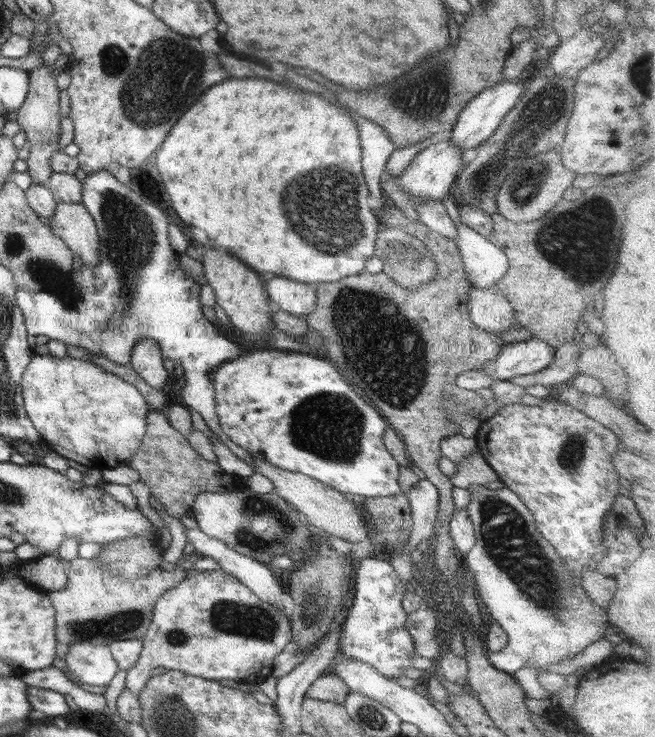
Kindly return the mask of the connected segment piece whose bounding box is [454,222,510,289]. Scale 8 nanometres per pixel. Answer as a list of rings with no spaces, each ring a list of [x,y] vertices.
[[[454,222],[454,224],[456,227],[456,237],[454,241],[458,247],[465,271],[472,286],[483,289],[495,288],[496,281],[501,279],[505,272],[508,272],[508,261],[510,260],[508,260],[507,254],[504,254],[501,248],[498,248],[486,237],[472,230],[473,228],[466,226],[462,222]]]

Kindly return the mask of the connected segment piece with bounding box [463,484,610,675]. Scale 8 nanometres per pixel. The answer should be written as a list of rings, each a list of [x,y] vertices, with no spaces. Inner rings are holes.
[[[474,484],[468,489],[470,503],[466,507],[469,519],[473,522],[475,545],[464,555],[464,564],[474,576],[476,596],[484,600],[490,616],[507,632],[507,645],[500,652],[488,651],[488,661],[494,668],[513,675],[516,670],[528,664],[546,668],[548,664],[558,664],[571,659],[586,646],[604,638],[608,626],[606,610],[594,606],[586,591],[566,569],[564,561],[557,555],[556,549],[538,531],[533,514],[520,501],[516,493],[507,489],[490,490],[482,484]]]

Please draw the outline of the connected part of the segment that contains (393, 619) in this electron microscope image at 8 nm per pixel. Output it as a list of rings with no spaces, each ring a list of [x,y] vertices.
[[[366,557],[354,571],[354,594],[347,605],[348,616],[344,622],[344,635],[339,642],[341,654],[371,664],[380,674],[388,678],[404,675],[403,671],[413,667],[411,655],[415,652],[414,639],[405,629],[408,614],[402,609],[404,585],[398,579],[390,562]]]

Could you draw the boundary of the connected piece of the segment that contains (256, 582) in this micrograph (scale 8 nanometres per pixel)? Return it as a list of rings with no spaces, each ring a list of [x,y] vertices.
[[[184,527],[186,533],[186,542],[194,546],[195,555],[200,557],[212,558],[220,566],[224,572],[235,576],[244,586],[247,586],[260,600],[284,609],[282,603],[282,593],[286,590],[282,589],[282,583],[276,579],[274,572],[269,569],[269,566],[262,562],[254,560],[244,556],[244,554],[238,553],[231,548],[228,548],[224,541],[216,540],[211,536],[204,534],[199,528]]]

